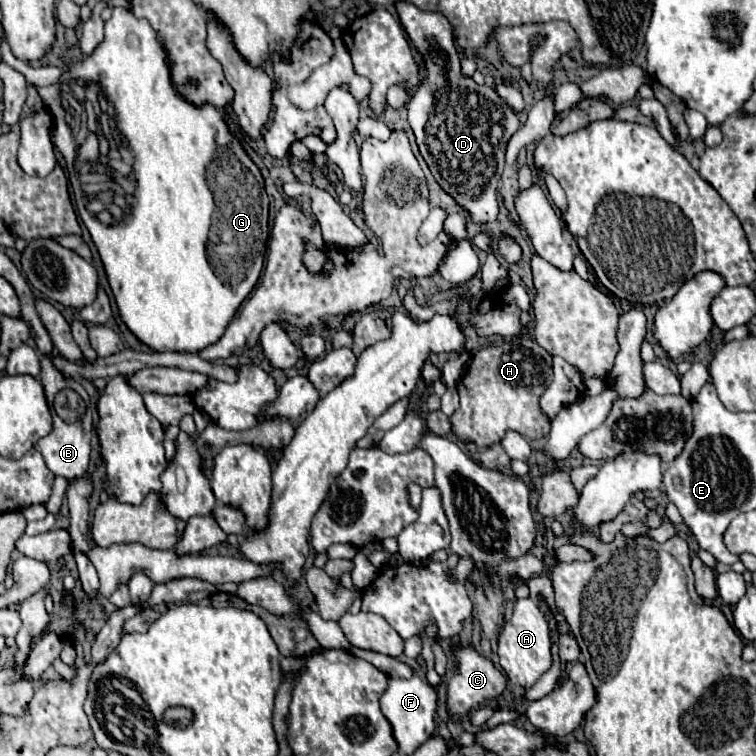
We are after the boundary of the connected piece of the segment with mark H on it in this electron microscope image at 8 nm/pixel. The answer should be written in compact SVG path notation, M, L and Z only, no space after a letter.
M515 336L475 352L467 366L467 374L457 384L461 406L451 416L453 436L459 442L471 440L481 450L499 442L507 430L515 430L529 440L547 436L551 420L541 412L539 398L551 380L551 354L531 338Z

